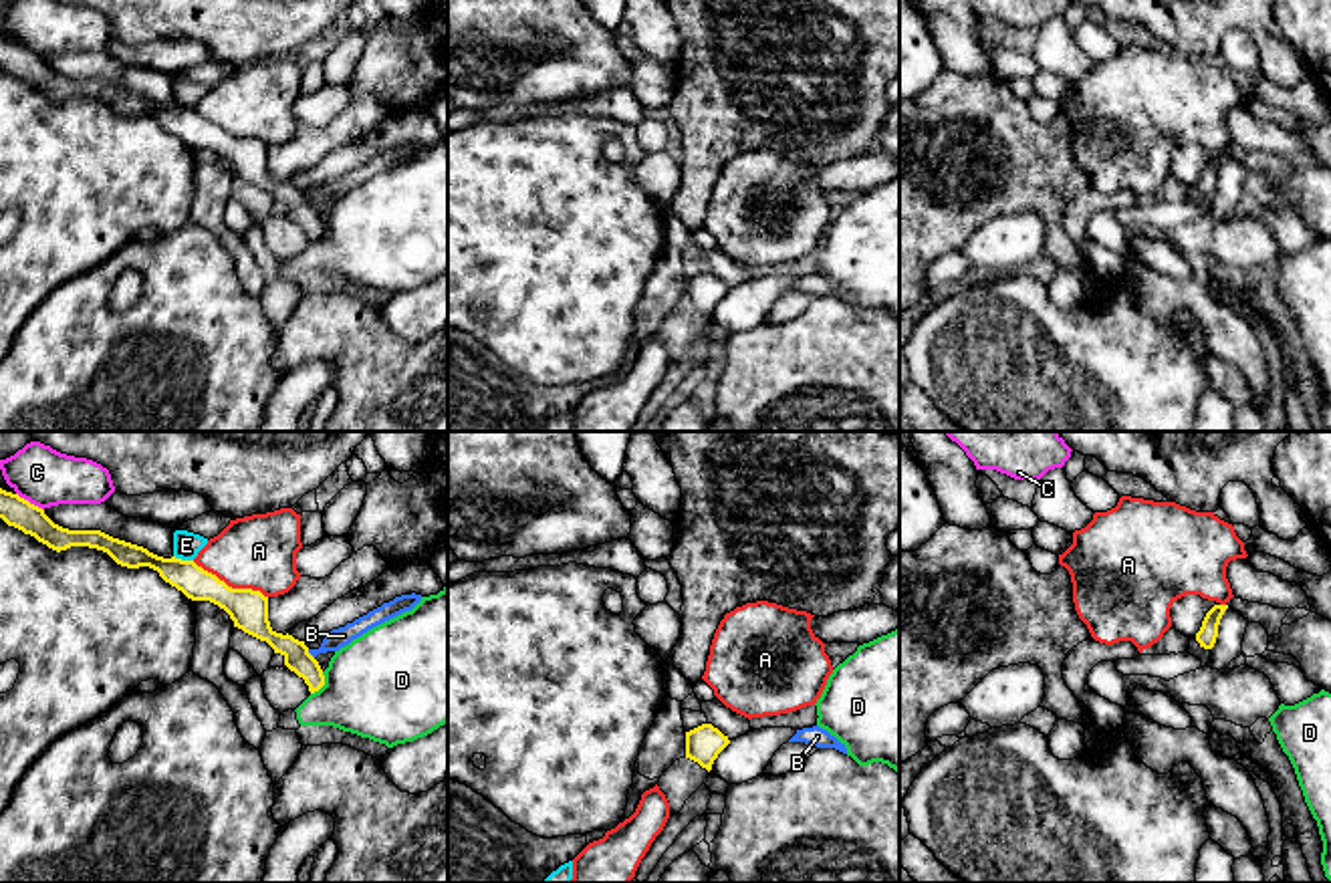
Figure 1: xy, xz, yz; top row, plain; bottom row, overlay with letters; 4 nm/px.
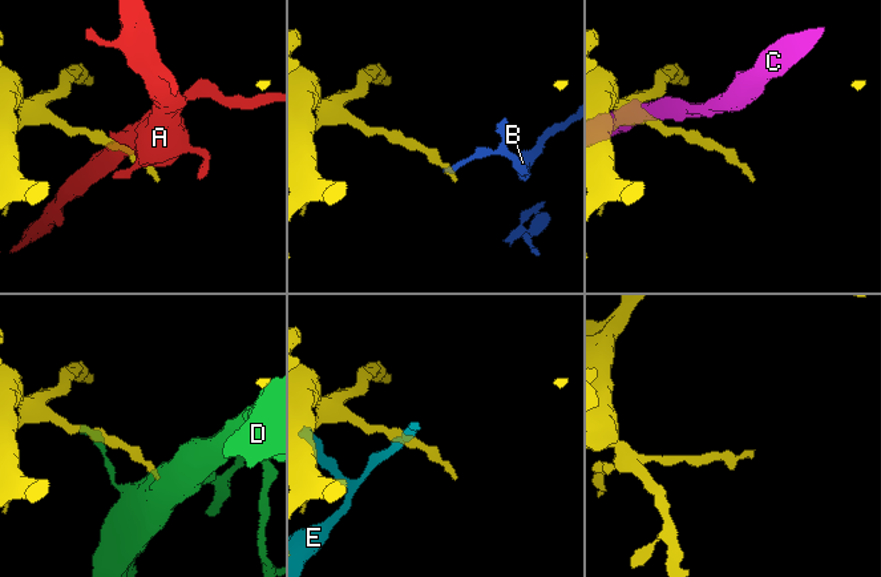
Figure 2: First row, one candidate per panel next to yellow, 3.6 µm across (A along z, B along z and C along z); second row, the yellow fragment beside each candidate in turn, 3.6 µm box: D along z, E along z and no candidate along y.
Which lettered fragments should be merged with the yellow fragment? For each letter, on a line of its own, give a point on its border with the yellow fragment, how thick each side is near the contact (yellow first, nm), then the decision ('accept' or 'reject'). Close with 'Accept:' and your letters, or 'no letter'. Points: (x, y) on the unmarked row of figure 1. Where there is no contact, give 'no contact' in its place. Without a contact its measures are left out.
A: contact xy (230, 136); calibres 160 and 300 nm; reject
B: contact xy (309, 202); calibres 110 and 80 nm; reject
C: contact xy (29, 51); calibres 120 and 220 nm; reject
D: contact xy (323, 232); calibres 110 and 440 nm; reject
E: contact xy (184, 109); calibres 130 and 110 nm; reject
Accept: no letter

